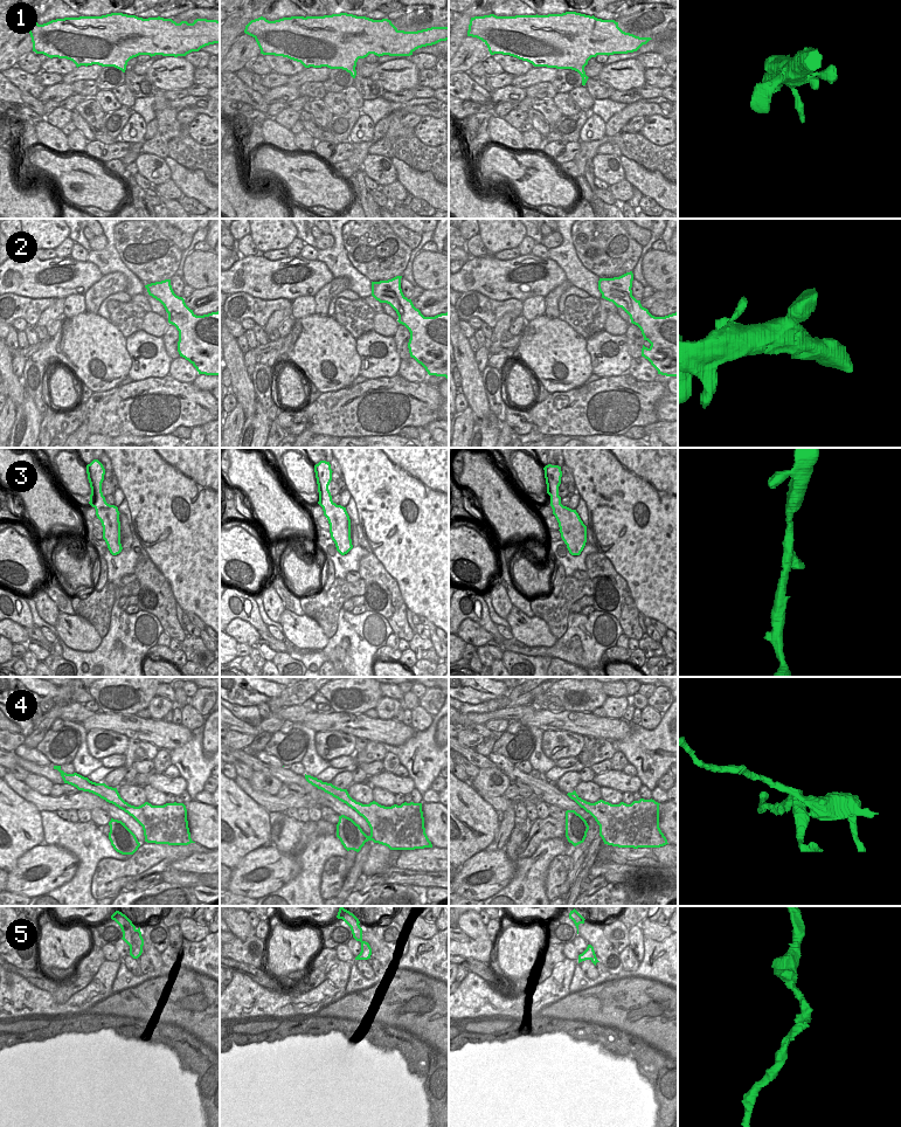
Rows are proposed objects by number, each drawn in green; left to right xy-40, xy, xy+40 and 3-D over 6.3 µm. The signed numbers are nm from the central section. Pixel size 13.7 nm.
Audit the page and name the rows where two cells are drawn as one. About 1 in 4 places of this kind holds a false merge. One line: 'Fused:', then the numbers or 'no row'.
Fused: 4.

